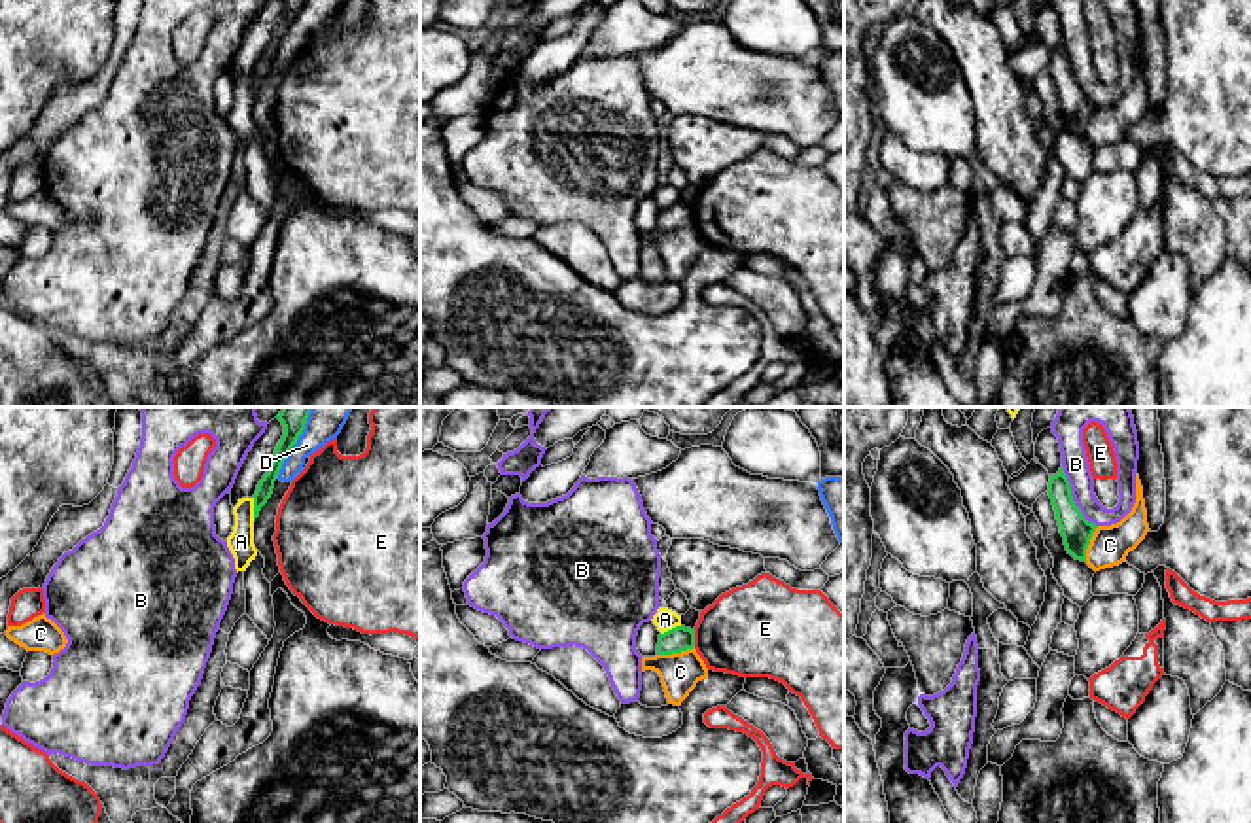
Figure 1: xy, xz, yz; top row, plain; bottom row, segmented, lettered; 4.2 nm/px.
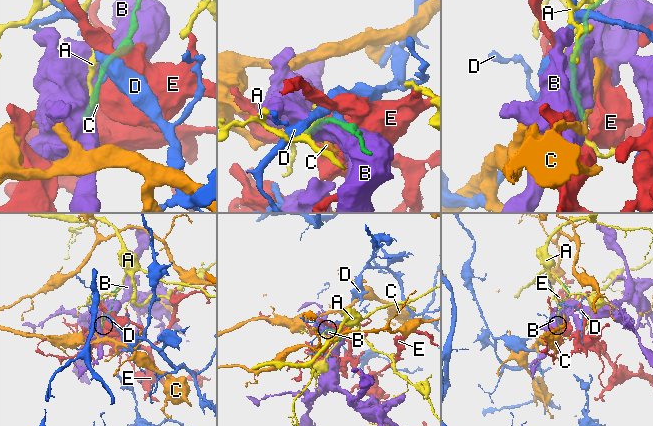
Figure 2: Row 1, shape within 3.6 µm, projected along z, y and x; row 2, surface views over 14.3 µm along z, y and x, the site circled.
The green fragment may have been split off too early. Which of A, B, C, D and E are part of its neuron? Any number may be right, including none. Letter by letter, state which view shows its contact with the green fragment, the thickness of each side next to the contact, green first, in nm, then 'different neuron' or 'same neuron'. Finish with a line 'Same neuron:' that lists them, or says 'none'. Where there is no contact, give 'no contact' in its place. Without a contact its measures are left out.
A: contact in xy; calibres 70 and 110 nm; different neuron
B: contact in yz; calibres 130 and 120 nm; different neuron
C: contact in xz; calibres 110 and 170 nm; different neuron
D: contact in xy; calibres 70 and 110 nm; different neuron
E: contact in xz; calibres 110 and 380 nm; different neuron
Same neuron: none

